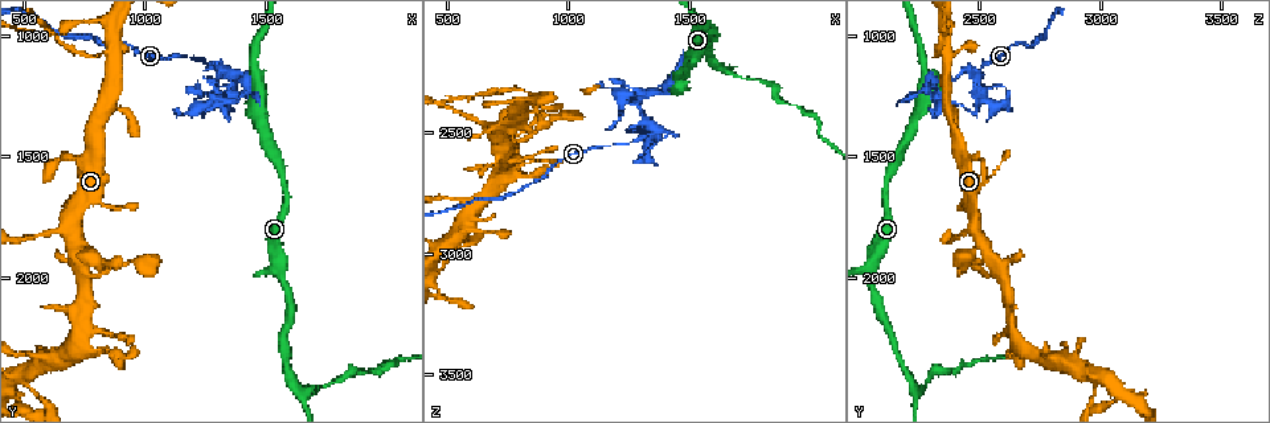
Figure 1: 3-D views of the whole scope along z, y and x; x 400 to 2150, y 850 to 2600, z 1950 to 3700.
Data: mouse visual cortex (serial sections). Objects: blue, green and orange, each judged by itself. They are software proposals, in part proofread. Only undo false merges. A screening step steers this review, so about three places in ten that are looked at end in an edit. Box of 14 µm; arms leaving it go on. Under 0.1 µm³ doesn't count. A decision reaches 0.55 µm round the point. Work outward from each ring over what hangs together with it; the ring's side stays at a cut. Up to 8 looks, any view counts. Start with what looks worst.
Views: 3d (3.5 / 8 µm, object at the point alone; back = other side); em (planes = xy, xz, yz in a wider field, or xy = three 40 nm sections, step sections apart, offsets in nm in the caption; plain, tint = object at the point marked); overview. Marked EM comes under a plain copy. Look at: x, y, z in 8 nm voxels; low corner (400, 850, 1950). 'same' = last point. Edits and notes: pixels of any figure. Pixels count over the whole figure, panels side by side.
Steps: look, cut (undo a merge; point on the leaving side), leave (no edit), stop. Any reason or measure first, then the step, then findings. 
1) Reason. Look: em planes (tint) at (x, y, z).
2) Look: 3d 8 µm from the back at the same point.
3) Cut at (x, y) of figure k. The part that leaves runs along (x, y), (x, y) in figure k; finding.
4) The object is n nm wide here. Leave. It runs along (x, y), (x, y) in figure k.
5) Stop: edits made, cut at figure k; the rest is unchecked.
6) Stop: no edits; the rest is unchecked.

A fork. Look: 3d 3.5 µm at (1350, 1130, 2490).

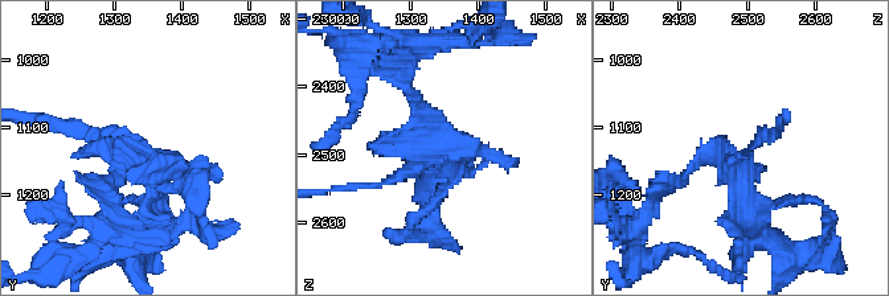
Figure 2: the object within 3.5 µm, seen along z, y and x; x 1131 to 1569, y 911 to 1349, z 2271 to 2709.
Look: em planes (tint) at (1340, 1140, 2495).

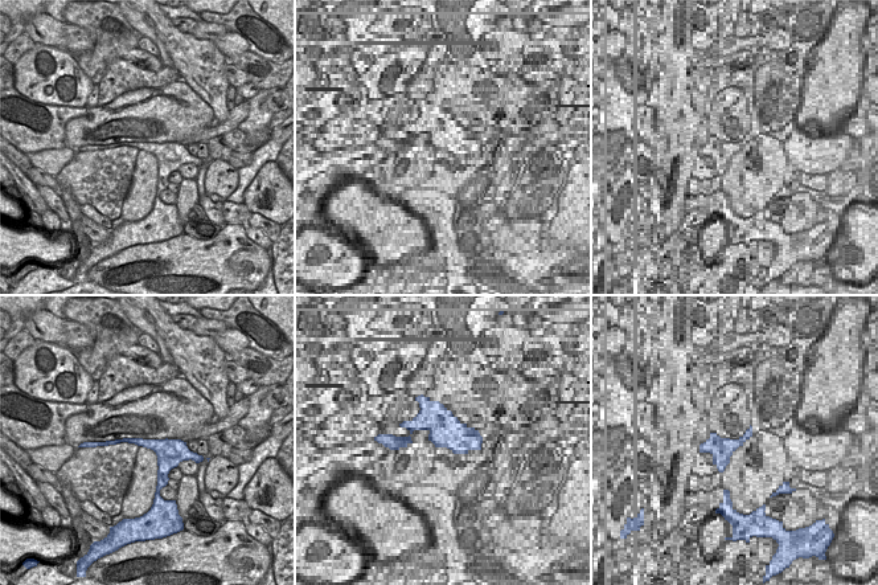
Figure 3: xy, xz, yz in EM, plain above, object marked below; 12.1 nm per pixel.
Cut at (722, 165) of figure 2. The part that leaves runs along (756, 143), (729, 159), (708, 155), (667, 188) in figure 2; a second cell is stuck on.

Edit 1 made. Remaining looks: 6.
Look: overview.

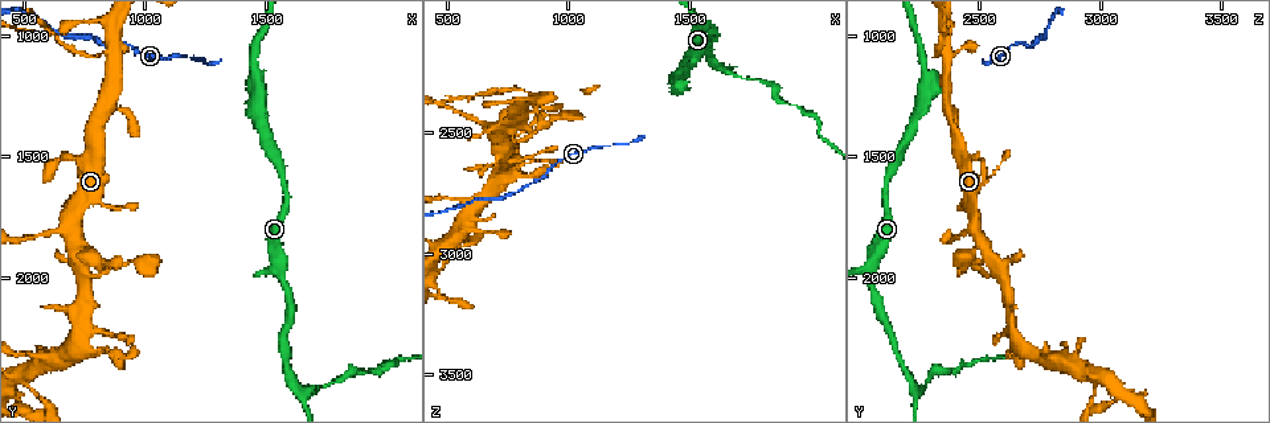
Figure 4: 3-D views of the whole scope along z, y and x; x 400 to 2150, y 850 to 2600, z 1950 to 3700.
A narrow waist. Look: 3d 3.5 µm at (860, 1080, 2350).

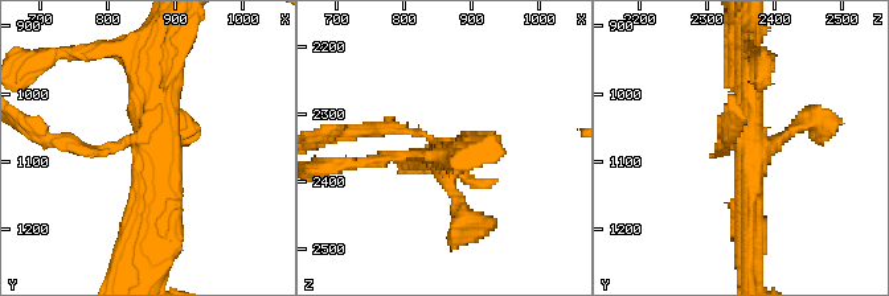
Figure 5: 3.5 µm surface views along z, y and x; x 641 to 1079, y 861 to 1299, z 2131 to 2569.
Now the EM. Look: em planes (tint) at (860, 1065, 2355).

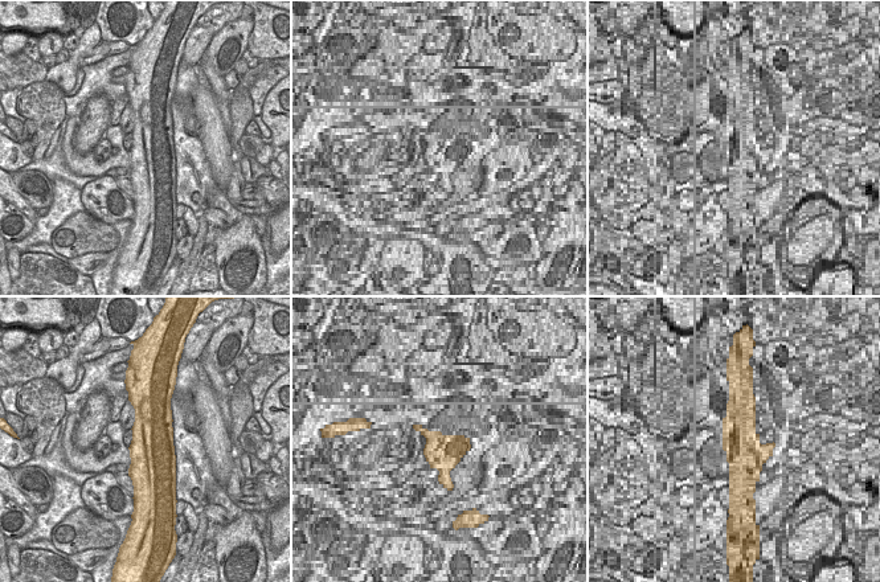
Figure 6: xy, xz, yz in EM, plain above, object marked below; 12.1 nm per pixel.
Cut at (386, 126) of figure 5. Two cells meet here.

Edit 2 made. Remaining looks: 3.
Look: overview.

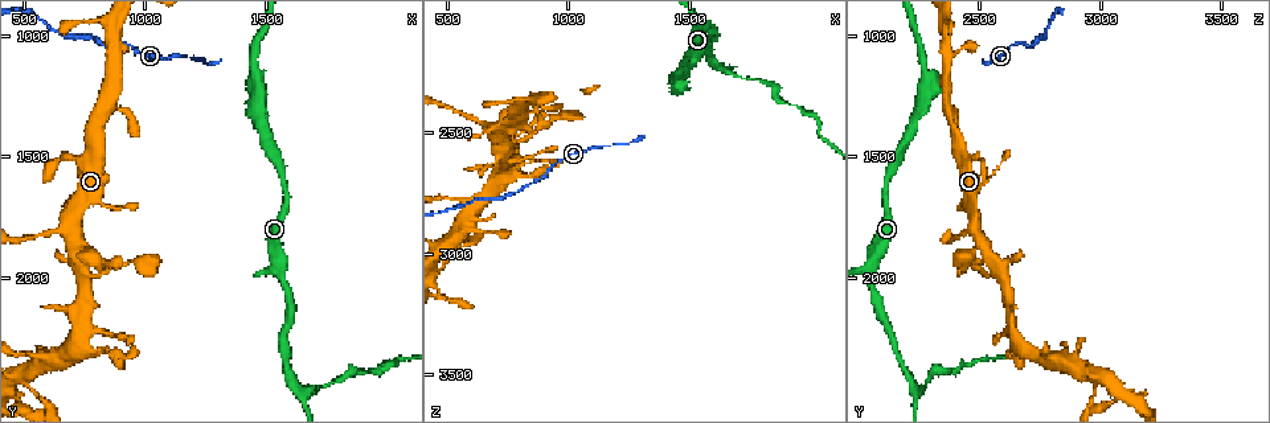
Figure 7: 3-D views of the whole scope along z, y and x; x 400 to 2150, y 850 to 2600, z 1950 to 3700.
Thin neck. Look: 3d 3.5 µm at (1730, 2460, 2290).

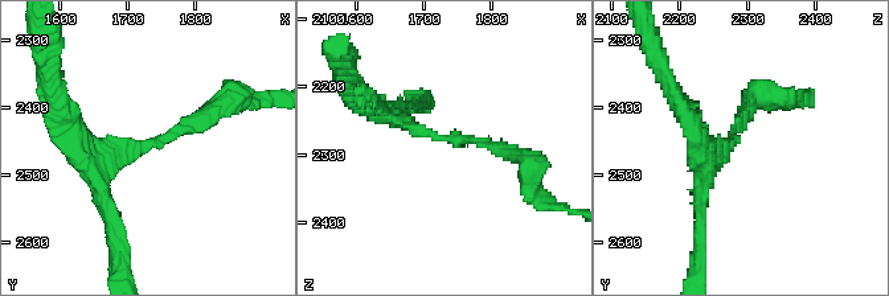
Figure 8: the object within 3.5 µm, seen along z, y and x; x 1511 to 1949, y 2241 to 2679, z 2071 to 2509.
The arms are 200, 250 nm wide. Cut at (556, 206) of figure 8. The part that leaves runs along (455, 139), (524, 159), (541, 197) in figure 8; two cells meet here.

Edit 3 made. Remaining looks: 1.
Stop: edits made, cut at figure 2, cut at figure 5, cut at figure 8; the rest is unchecked.

